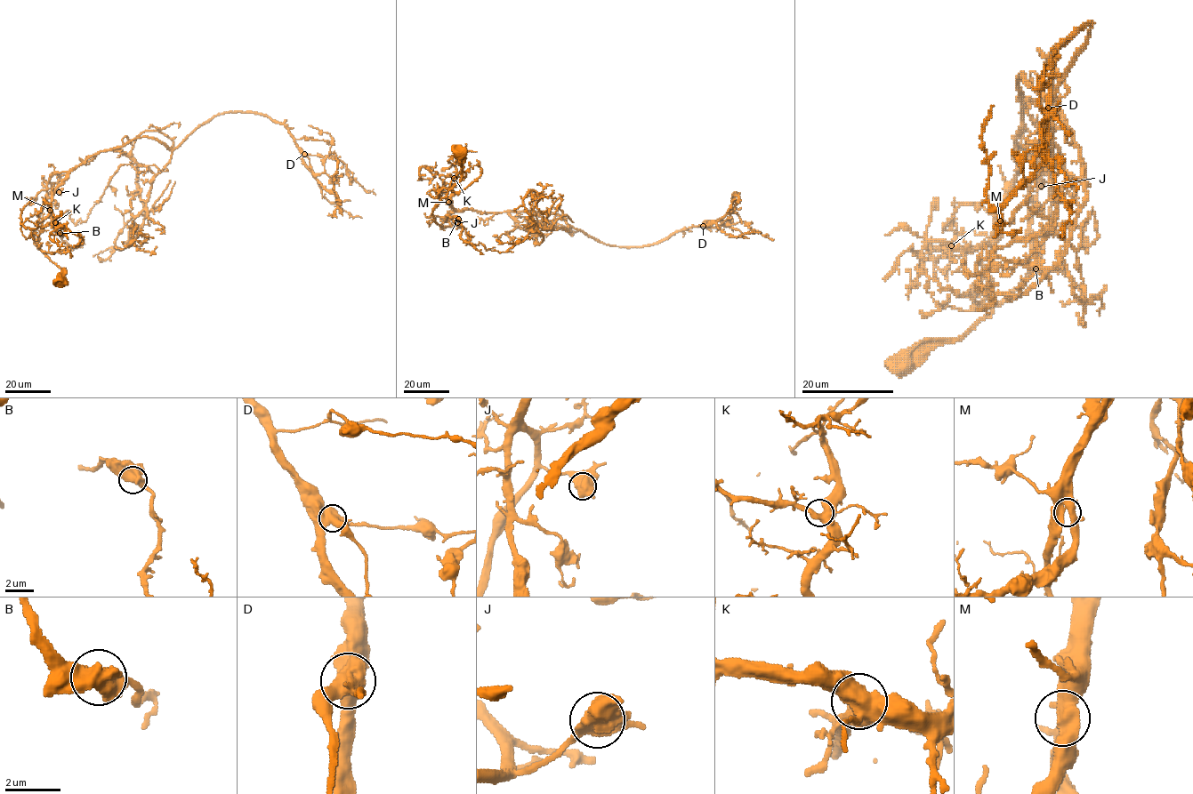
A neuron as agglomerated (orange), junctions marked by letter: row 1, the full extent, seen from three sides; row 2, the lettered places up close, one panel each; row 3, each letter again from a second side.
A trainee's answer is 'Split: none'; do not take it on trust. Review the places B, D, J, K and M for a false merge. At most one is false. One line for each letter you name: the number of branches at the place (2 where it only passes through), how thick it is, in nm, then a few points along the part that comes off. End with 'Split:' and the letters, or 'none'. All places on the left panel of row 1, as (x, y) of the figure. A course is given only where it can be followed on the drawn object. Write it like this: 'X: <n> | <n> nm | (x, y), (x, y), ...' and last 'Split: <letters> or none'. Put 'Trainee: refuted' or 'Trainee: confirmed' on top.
Trainee: refuted
D: 3 | 650 nm | (304, 154), (317, 174), (325, 172), (326, 157), (340, 160), (350, 180), (375, 195)
Split: D

